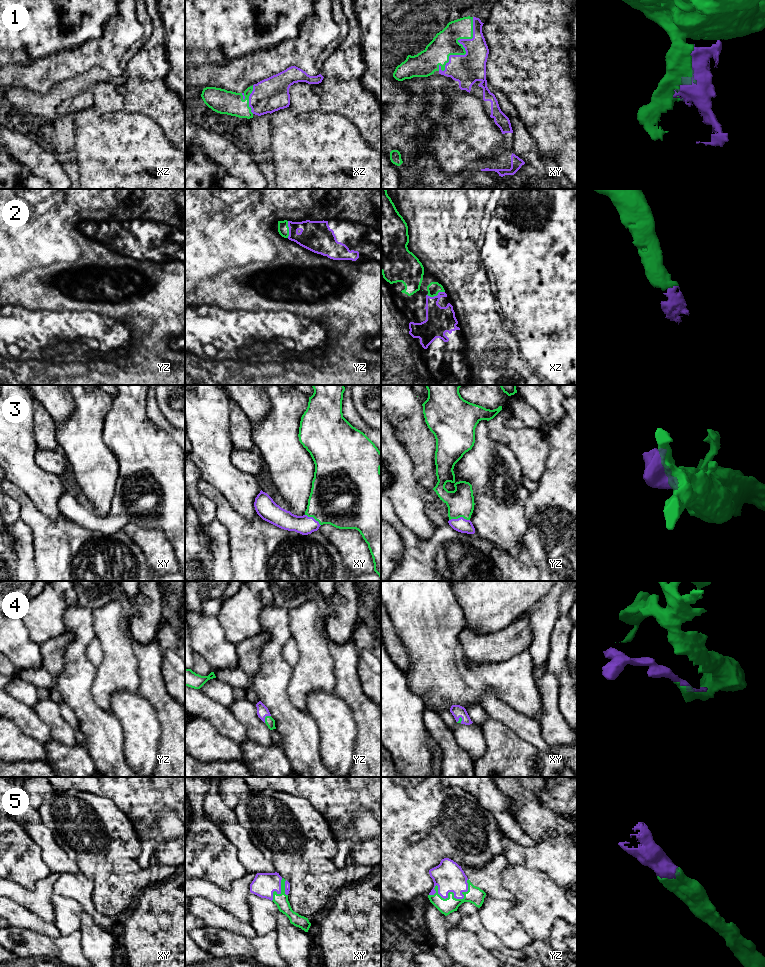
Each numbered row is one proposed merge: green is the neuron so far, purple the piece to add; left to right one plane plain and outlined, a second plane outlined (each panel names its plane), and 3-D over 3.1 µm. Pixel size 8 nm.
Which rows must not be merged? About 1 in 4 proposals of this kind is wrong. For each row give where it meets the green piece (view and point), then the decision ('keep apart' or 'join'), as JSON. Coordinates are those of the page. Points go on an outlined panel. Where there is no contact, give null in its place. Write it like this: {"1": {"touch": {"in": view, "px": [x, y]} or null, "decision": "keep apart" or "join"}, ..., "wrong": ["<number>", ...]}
{"1": {"touch": {"in": "xy", "px": [464, 48]}, "decision": "join"}, "2": {"touch": {"in": "xz", "px": [435, 295]}, "decision": "join"}, "3": {"touch": {"in": "yz", "px": [459, 517]}, "decision": "join"}, "4": {"touch": {"in": "yz", "px": [265, 717]}, "decision": "join"}, "5": {"touch": {"in": "yz", "px": [453, 896]}, "decision": "join"}, "wrong": []}

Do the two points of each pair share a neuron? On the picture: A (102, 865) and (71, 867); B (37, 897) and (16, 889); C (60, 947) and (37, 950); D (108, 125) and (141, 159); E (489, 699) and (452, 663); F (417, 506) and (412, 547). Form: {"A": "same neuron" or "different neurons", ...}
{"A": "different neurons", "B": "same neuron", "C": "same neuron", "D": "same neuron", "E": "different neurons", "F": "different neurons"}

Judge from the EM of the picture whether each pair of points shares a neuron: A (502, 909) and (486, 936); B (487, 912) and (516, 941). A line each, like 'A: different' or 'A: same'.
A: different
B: same

